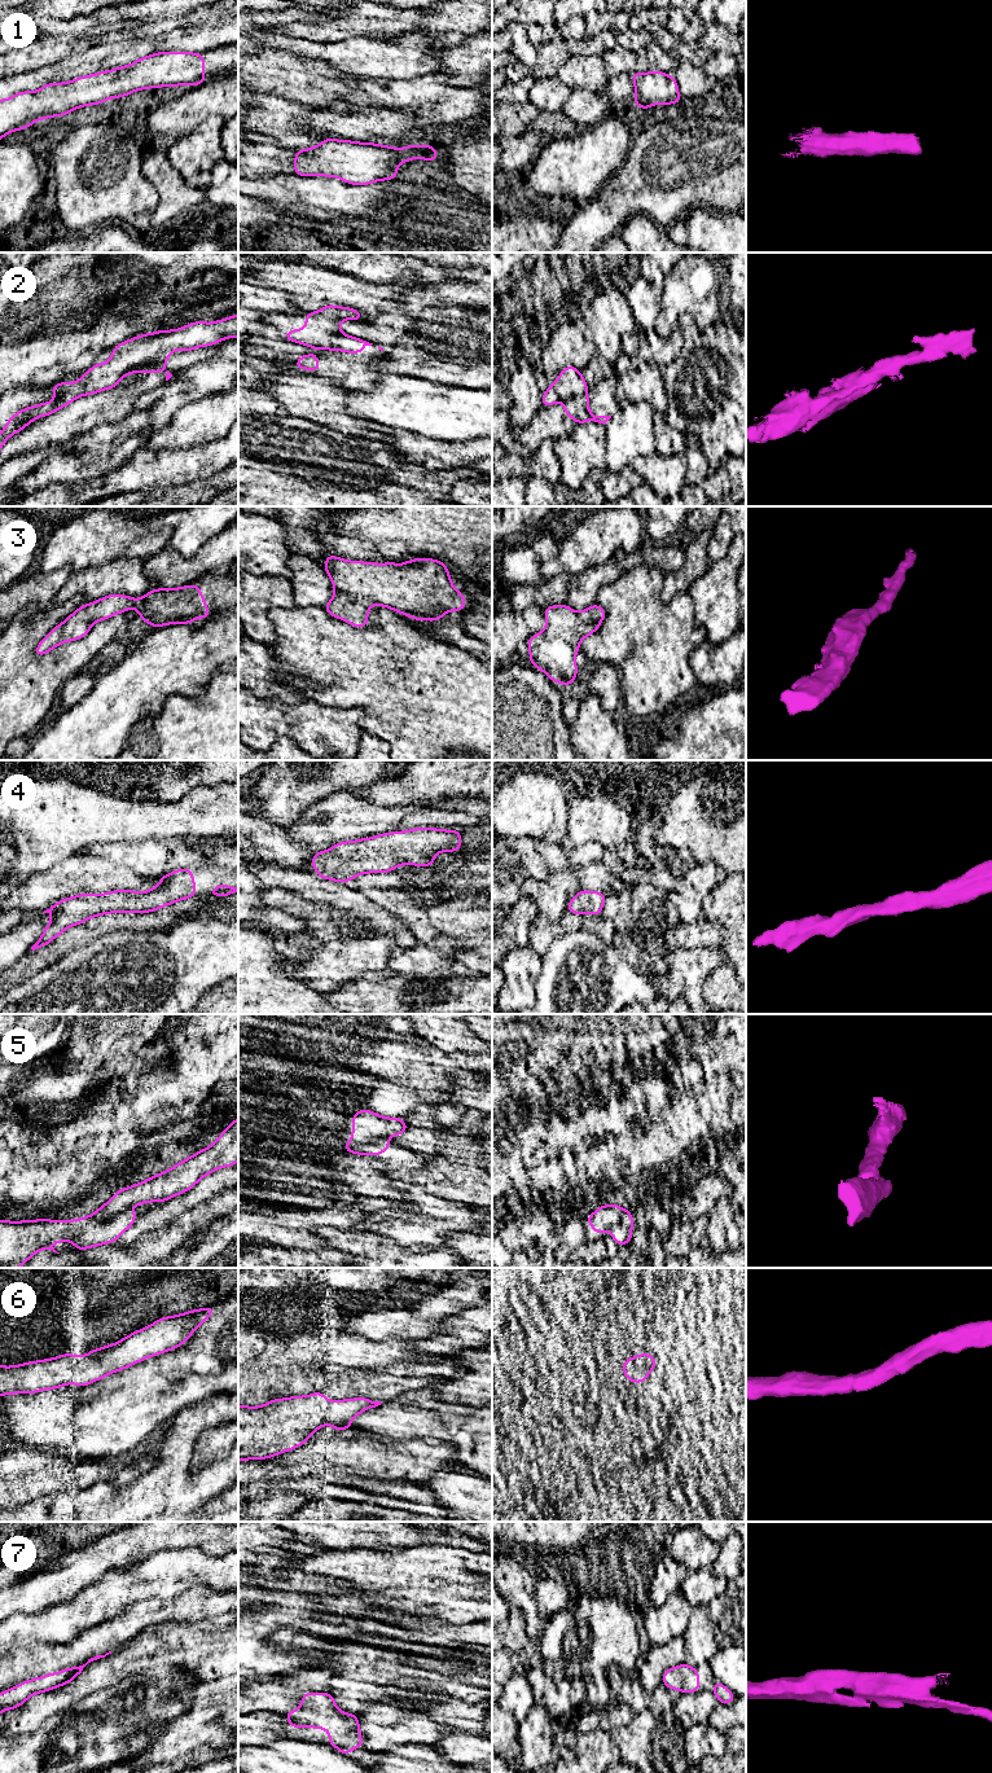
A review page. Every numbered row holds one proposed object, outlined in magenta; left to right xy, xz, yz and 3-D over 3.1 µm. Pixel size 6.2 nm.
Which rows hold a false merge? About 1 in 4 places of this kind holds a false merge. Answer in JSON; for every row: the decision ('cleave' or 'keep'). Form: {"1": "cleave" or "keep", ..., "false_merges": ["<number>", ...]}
{"1": "keep", "2": "keep", "3": "keep", "4": "keep", "5": "cleave", "6": "keep", "7": "keep", "false_merges": ["5"]}

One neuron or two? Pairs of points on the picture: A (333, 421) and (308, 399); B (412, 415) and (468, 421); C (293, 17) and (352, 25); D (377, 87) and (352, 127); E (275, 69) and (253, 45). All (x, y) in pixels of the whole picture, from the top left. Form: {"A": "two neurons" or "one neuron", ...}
{"A": "one neuron", "B": "one neuron", "C": "two neurons", "D": "two neurons", "E": "two neurons"}

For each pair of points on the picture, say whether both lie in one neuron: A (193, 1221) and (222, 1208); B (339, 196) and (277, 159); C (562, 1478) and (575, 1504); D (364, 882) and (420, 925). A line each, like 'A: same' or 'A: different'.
A: same
B: different
C: same
D: same

